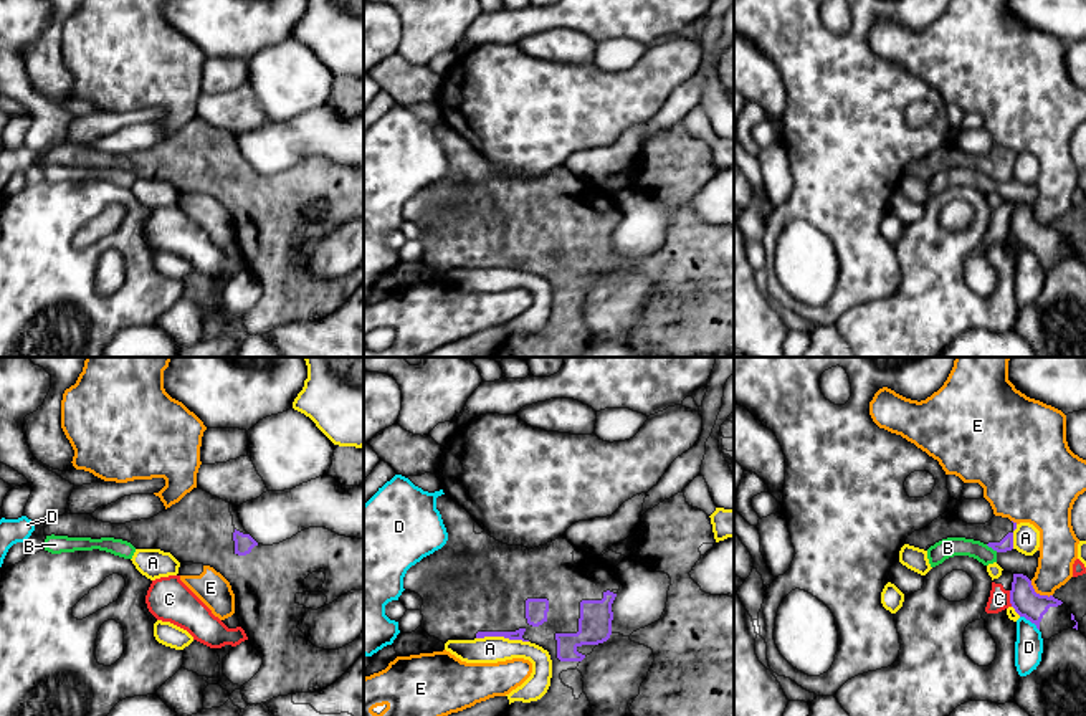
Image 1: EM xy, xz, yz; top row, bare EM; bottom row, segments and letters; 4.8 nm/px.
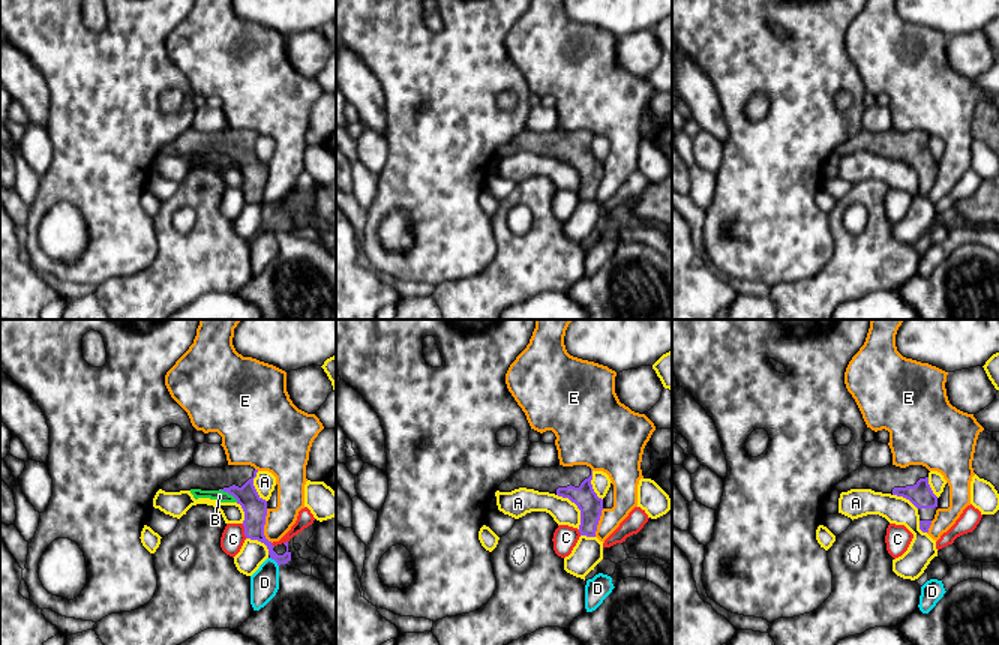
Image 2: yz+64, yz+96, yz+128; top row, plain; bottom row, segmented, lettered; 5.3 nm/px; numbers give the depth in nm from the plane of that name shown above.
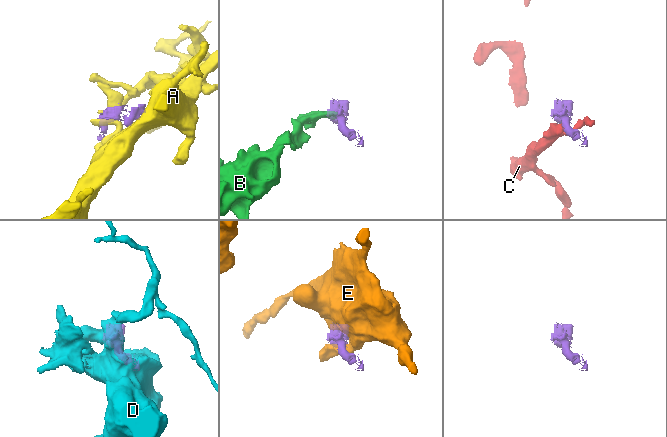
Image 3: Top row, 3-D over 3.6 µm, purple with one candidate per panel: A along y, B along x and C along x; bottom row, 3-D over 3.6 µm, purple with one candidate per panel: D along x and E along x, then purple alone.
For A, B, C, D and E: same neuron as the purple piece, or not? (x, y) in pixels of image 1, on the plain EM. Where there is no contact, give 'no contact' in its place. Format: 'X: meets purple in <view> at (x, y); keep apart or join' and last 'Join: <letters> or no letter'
A: meets purple in xz at (503, 265); keep apart
B: meets purple in yz at (992, 177); keep apart
C: meets purple in yz at (1010, 229); keep apart
D: meets purple in yz at (1030, 250); keep apart
E: meets purple in yz at (1038, 224); keep apart
Join: no letter

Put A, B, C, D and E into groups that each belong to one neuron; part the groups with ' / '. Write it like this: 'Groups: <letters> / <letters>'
Groups: A / B / C / D / E

